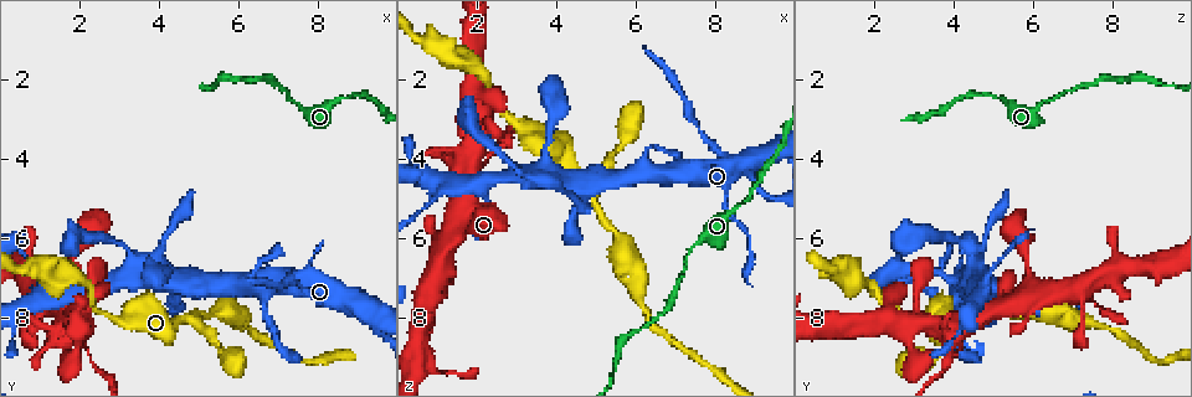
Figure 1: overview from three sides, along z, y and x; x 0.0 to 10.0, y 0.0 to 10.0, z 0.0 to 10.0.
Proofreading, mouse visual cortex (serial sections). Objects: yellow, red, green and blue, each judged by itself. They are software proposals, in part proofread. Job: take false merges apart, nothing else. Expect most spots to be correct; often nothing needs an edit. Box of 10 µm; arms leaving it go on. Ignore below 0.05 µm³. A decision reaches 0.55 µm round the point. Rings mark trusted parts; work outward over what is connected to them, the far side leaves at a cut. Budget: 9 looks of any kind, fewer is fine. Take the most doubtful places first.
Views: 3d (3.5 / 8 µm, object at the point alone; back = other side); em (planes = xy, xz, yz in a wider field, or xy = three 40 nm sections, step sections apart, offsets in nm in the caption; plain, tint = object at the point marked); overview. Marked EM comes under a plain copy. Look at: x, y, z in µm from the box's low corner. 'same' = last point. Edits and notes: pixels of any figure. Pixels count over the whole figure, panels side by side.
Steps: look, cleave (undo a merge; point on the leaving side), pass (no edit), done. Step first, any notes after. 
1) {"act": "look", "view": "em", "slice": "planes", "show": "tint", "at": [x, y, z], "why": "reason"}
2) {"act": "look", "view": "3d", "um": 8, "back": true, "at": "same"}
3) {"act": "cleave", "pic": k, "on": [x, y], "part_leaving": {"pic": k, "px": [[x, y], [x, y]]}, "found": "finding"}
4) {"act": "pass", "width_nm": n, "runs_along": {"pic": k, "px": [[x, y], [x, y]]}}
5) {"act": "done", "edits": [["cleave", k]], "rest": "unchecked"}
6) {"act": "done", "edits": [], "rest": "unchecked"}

{"act": "look", "view": "3d", "um": 3.5, "back": true, "at": [6.05, 8.15, 7.65], "why": "sudden change in width"}

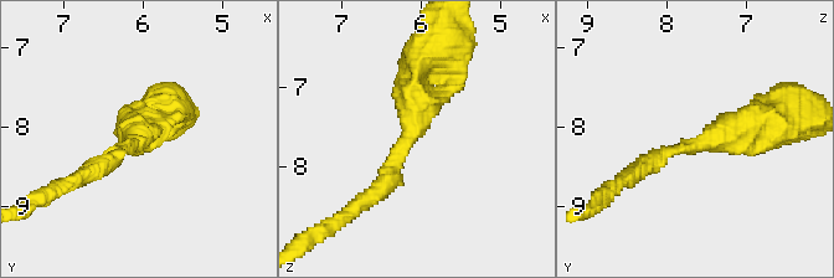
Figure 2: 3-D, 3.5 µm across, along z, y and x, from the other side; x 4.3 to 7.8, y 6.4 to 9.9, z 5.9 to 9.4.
{"act": "look", "view": "em", "slice": "xy", "step": 1, "show": "tint", "at": [6.15, 8.15, 7.60], "arm_widths_nm": [200, 400]}

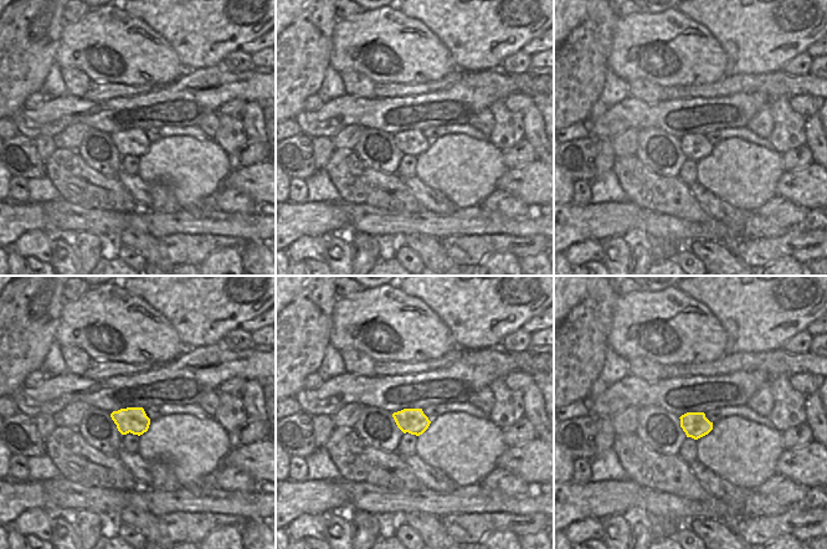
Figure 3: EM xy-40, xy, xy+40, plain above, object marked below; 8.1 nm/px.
{"act": "look", "view": "em", "slice": "xy", "step": 5, "show": "tint", "at": "same", "why": "cut it another way"}

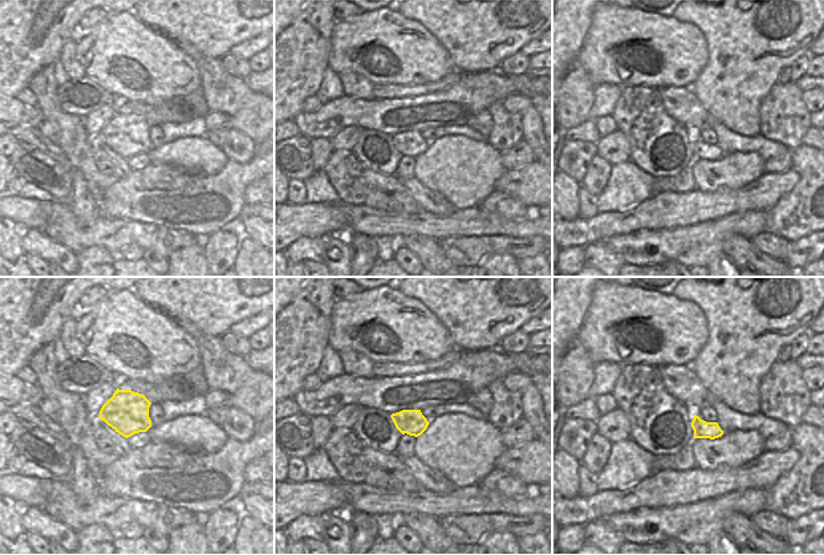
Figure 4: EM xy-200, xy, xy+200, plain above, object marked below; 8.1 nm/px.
{"act": "pass", "runs_along": {"pic": 2, "px": [[770, 118], [662, 153], [637, 171]]}, "found": "one cell here"}

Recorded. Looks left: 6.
{"act": "look", "view": "3d", "um": 3.5, "at": [7.35, 2.55, 6.35], "why": "thick turns thin"}

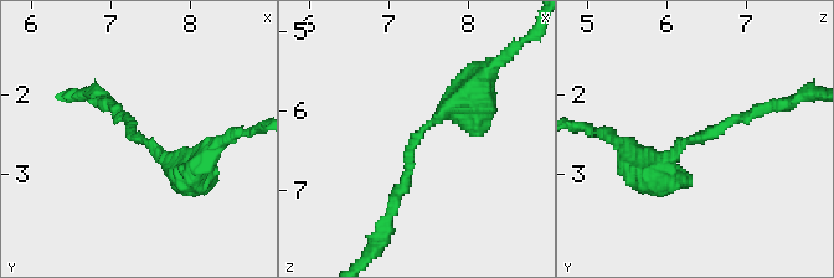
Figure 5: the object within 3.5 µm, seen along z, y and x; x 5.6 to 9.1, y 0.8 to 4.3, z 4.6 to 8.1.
{"act": "look", "view": "em", "slice": "xy", "step": 5, "show": "tint", "at": [7.35, 2.55, 6.35], "why": "need the tissue"}

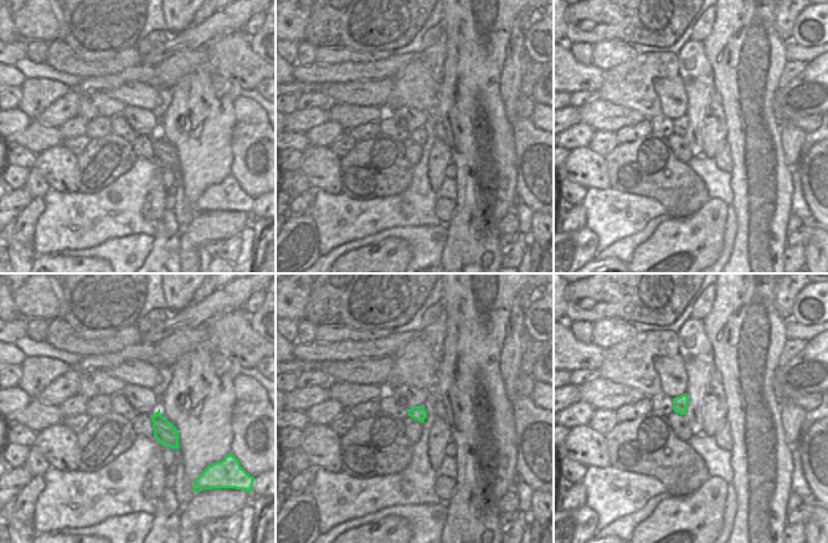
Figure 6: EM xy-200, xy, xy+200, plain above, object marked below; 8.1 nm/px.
{"act": "pass", "width_nm": 120, "runs_along": {"pic": 5, "px": [[472, 87], [418, 134], [395, 205]]}, "found": "all the same cell"}

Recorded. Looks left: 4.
{"act": "look", "view": "3d", "um": 8, "at": [7.55, 7.30, 3.25], "why": "thin neck"}

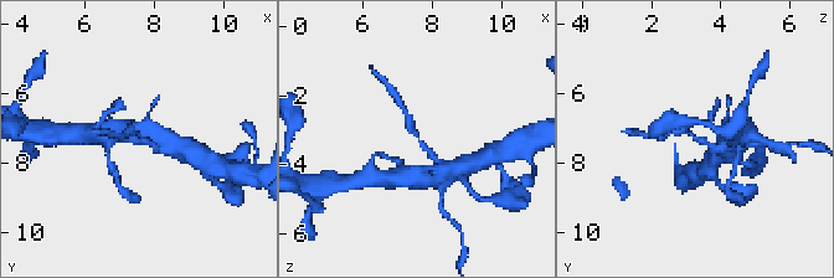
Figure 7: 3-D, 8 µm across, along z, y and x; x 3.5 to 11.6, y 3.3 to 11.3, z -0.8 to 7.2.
{"act": "look", "view": "3d", "um": 3.5, "at": "same", "why": "zoom in"}

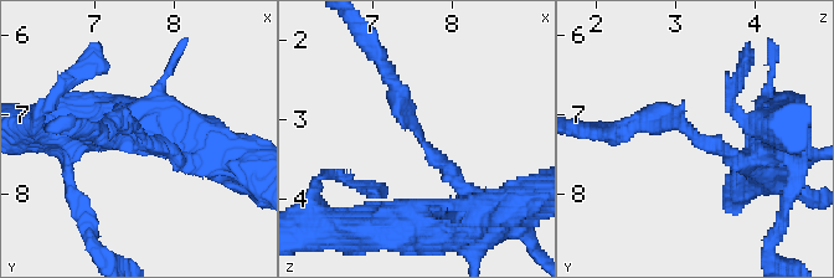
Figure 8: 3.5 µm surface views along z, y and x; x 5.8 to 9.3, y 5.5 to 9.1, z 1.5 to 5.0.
{"act": "look", "view": "em", "slice": "planes", "show": "tint", "at": [7.55, 7.20, 3.20], "arm_widths_nm": [200, 250], "why": "shape alone is not enough"}

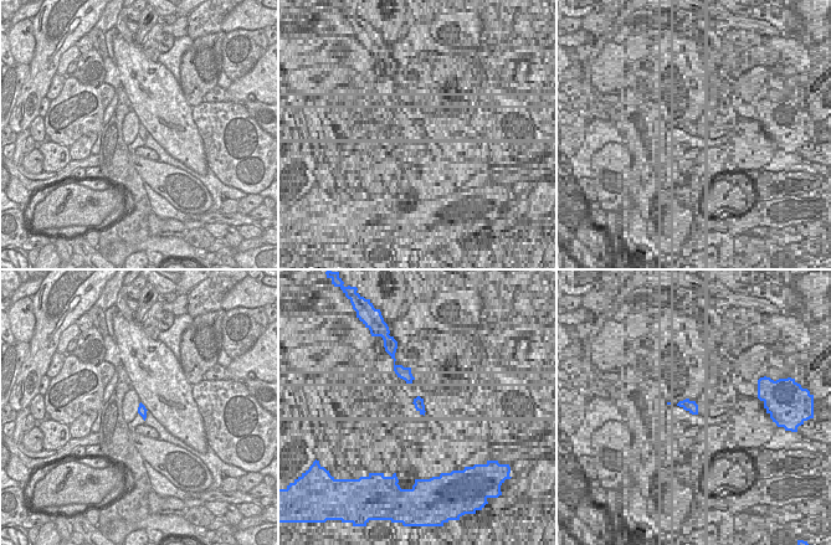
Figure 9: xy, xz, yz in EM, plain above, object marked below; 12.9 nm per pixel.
{"act": "pass", "runs_along": {"pic": 8, "px": [[470, 194], [417, 137], [387, 70]]}, "found": "all the same cell"}

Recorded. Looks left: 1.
{"act": "done", "edits": [], "rest": "unchecked"}

